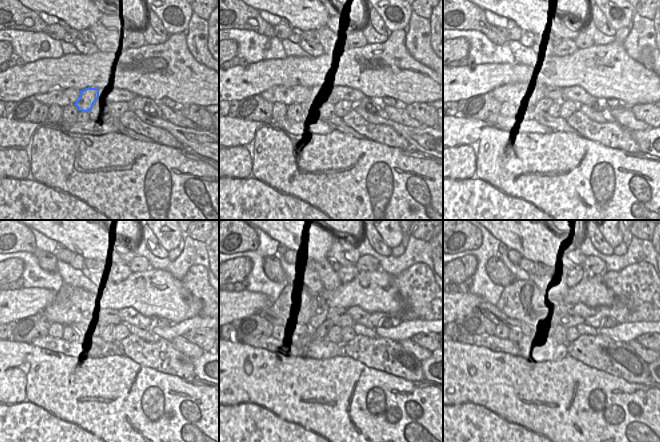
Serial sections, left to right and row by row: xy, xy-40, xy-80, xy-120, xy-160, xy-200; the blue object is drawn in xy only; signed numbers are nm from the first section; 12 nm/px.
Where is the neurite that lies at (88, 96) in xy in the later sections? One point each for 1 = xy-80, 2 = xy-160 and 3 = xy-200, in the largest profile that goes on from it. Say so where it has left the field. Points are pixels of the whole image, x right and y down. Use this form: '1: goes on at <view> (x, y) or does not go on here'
1: goes on at xy-80 (555, 93)
2: goes on at xy-160 (339, 316)
3: goes on at xy-200 (563, 314)

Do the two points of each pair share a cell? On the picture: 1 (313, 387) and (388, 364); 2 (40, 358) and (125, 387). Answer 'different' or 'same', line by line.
1: different
2: same

